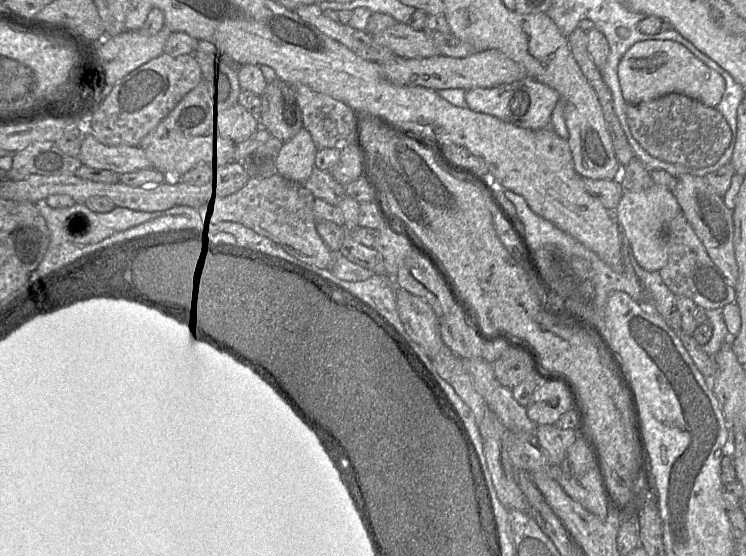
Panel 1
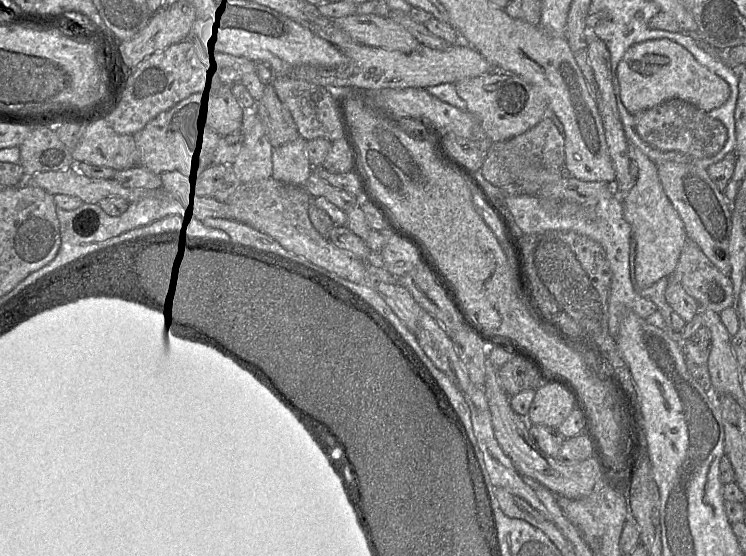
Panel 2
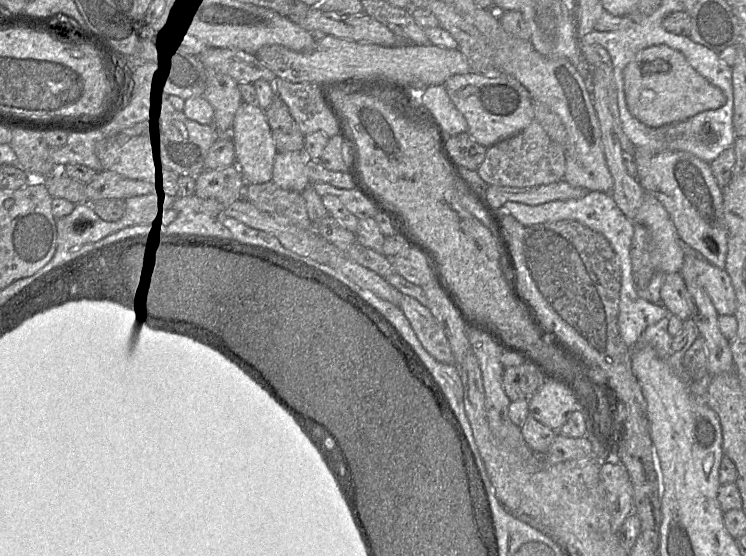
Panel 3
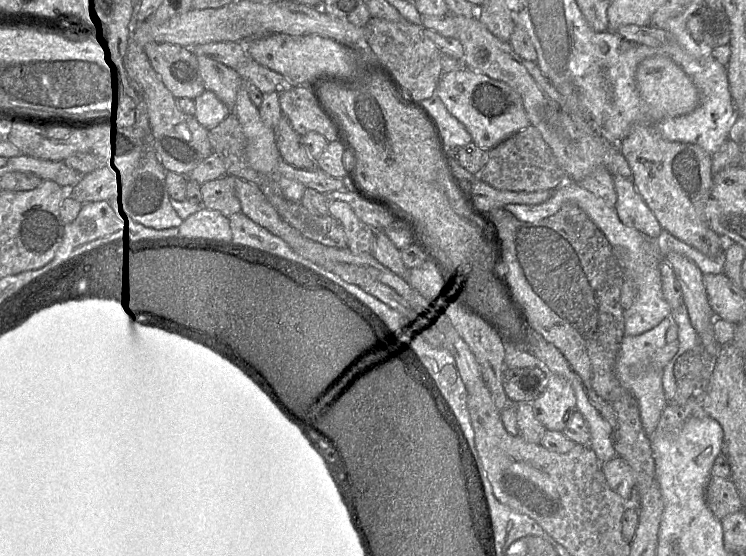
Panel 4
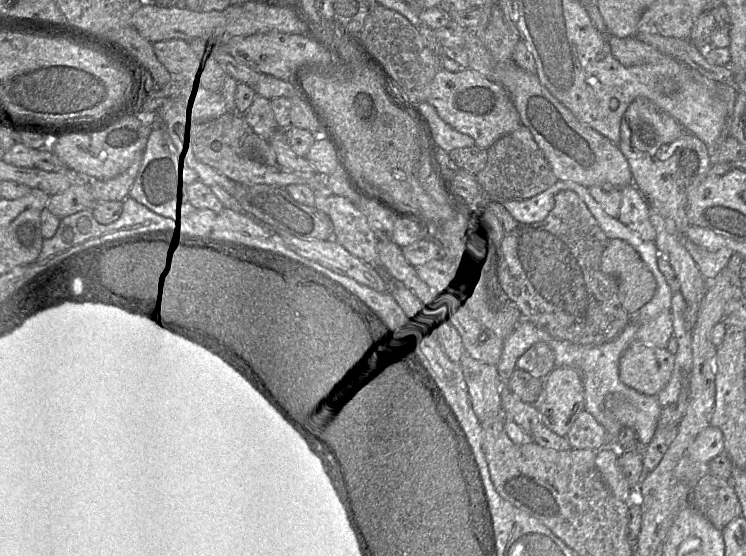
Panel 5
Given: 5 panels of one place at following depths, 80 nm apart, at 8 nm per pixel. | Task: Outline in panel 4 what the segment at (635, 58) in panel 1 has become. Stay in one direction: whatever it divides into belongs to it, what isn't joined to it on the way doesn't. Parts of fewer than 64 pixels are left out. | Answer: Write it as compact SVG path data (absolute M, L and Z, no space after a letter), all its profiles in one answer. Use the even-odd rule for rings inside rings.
M652 56L642 60L636 69L636 84L651 116L659 121L691 113L700 103L700 94L692 79L667 56Z

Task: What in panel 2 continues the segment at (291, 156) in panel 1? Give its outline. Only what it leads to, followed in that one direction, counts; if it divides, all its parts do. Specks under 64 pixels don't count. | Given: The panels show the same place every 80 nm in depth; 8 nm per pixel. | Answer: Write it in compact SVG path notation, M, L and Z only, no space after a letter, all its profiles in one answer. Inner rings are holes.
M300 136L281 147L274 148L272 154L272 178L286 184L303 186L312 173L306 150L307 141Z

